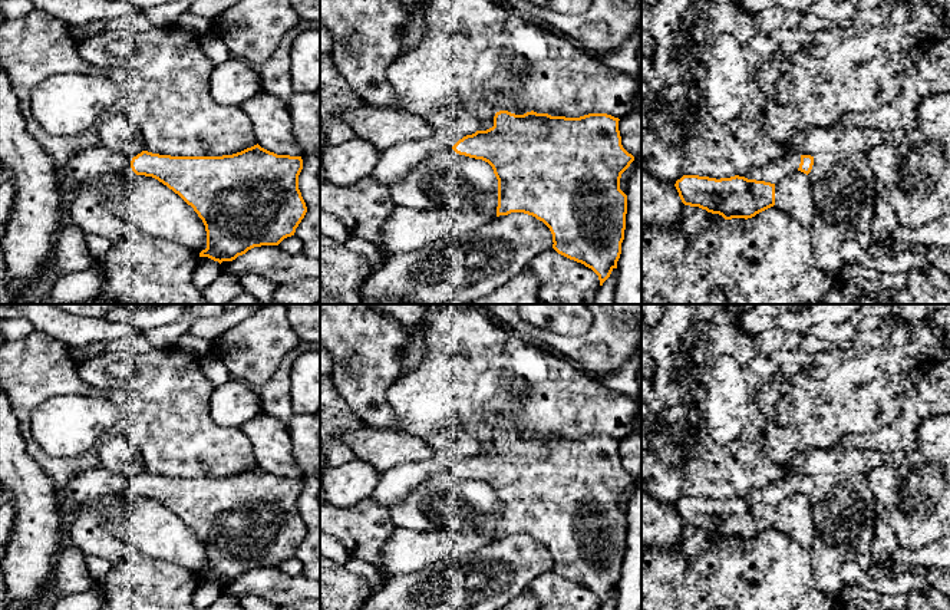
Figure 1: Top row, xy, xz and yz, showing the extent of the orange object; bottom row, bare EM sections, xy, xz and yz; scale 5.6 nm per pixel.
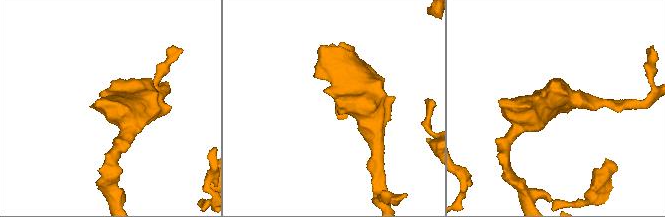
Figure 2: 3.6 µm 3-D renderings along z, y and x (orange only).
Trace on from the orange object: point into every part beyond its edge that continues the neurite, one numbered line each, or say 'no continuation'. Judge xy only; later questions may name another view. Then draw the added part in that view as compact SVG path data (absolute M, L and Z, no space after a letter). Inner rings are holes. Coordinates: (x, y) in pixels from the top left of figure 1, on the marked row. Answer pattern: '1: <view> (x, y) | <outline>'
1: xy (92, 161) | M105 145L88 146L75 154L67 164L67 171L77 179L86 179L103 174L121 171L131 165L131 158L122 152L115 152Z

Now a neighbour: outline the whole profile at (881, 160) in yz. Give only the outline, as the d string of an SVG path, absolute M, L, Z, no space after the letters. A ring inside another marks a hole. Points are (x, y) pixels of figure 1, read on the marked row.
M883 144L871 148L865 155L875 177L873 217L868 230L875 240L884 241L898 227L897 215L885 195L885 184L895 171L895 146Z

